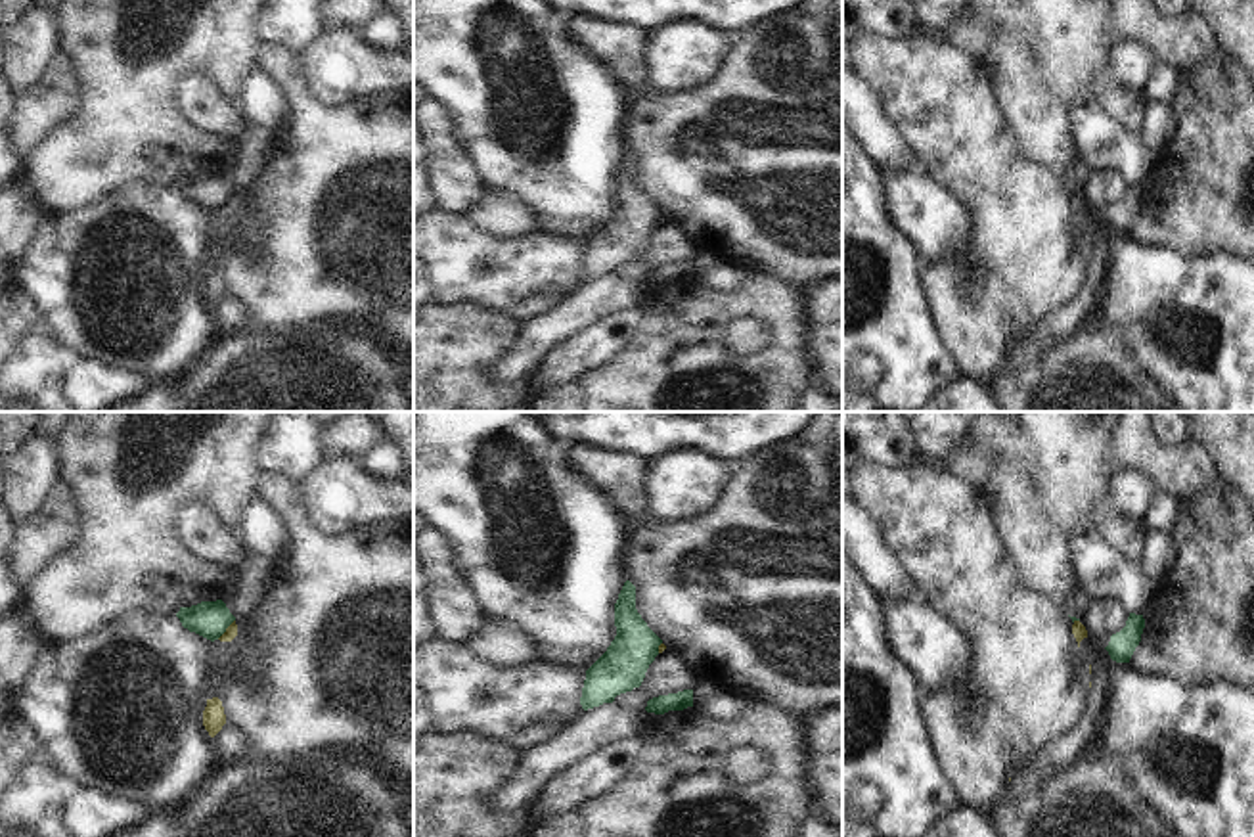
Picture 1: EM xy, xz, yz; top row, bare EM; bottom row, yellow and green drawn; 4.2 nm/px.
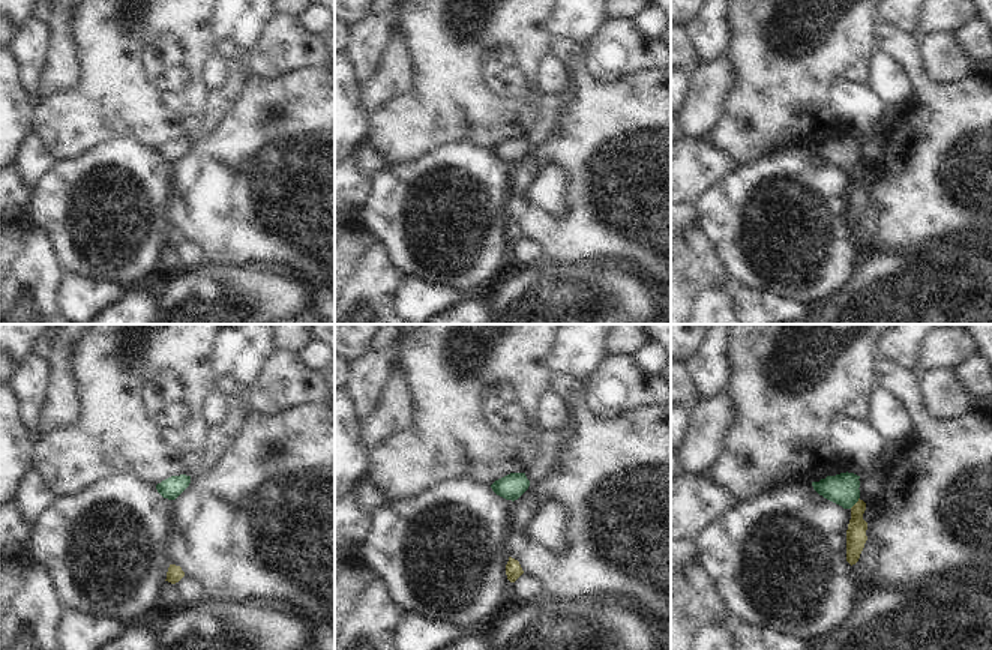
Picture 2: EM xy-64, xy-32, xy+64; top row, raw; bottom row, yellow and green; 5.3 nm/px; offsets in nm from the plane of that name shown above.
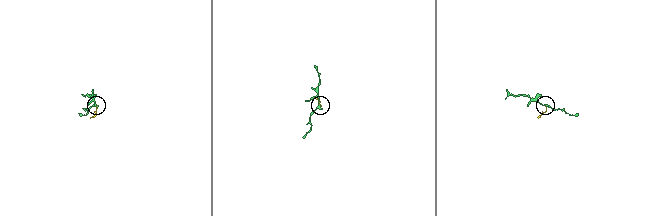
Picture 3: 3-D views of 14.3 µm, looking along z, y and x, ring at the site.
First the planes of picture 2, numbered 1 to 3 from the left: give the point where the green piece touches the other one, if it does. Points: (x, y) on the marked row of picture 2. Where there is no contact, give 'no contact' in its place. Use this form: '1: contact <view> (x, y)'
1: no contact
2: no contact
3: contact xy+64 (856, 503)

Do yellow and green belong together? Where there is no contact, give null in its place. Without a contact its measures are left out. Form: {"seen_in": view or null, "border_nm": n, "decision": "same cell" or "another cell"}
{"seen_in": "xy", "border_nm": 120, "decision": "another cell"}

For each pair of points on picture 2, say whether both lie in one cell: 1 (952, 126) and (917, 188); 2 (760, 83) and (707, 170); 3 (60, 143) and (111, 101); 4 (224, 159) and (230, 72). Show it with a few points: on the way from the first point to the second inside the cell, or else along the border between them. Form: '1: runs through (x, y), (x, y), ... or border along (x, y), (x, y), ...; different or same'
1: runs through (949, 141), (938, 152), (938, 164), (932, 173); same
2: border along (706, 134), (719, 149), (742, 164); different
3: runs through (72, 131), (99, 107); same
4: border along (249, 74), (234, 102); different

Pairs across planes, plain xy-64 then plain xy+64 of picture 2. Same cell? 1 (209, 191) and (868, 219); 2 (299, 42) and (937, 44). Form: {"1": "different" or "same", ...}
{"1": "different", "2": "same"}

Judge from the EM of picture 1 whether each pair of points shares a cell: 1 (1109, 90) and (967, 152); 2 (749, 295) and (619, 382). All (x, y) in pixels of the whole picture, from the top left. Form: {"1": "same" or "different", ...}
{"1": "different", "2": "same"}

